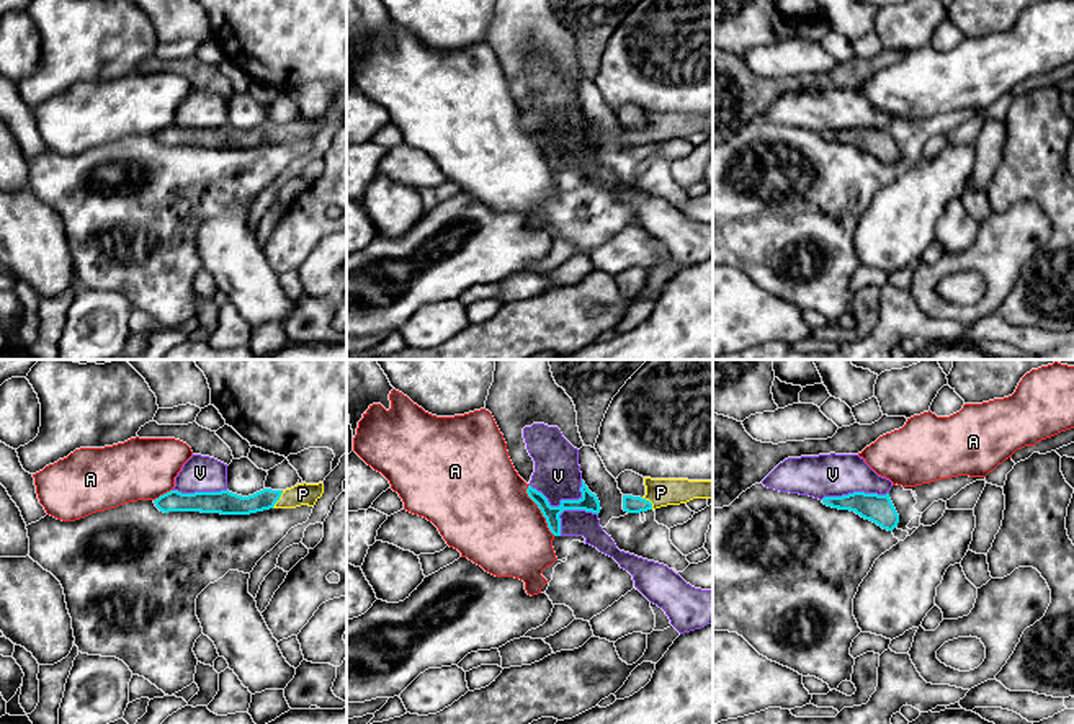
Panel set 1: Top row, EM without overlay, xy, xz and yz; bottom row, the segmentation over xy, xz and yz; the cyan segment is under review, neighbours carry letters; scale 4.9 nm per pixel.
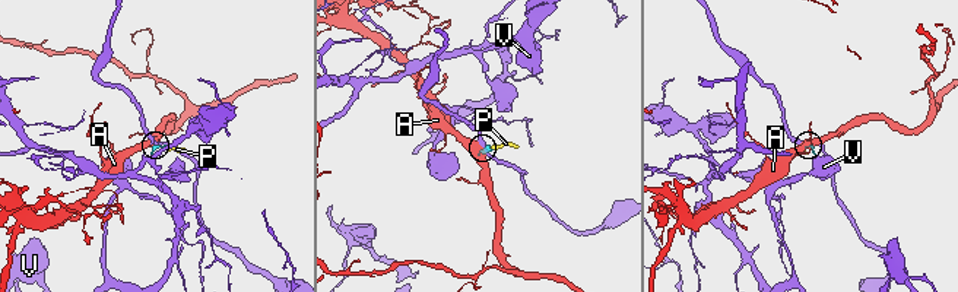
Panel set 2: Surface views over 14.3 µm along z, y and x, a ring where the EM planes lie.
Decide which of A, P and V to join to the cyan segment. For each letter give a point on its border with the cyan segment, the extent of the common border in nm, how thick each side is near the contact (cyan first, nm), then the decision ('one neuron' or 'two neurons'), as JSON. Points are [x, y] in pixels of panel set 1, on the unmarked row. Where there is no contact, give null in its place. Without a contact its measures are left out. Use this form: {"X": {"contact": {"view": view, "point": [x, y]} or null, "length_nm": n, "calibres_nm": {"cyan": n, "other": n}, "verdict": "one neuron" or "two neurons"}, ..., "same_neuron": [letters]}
{"A": {"contact": {"view": "xz", "point": [540, 143]}, "length_nm": 280, "calibres_nm": {"cyan": 90, "other": 440}, "verdict": "two neurons"}, "P": {"contact": {"view": "xy", "point": [278, 133]}, "length_nm": 110, "calibres_nm": {"cyan": 110, "other": 110}, "verdict": "one neuron"}, "V": {"contact": {"view": "xz", "point": [556, 141]}, "length_nm": 280, "calibres_nm": {"cyan": 90, "other": 220}, "verdict": "two neurons"}, "same_neuron": ["P"]}

